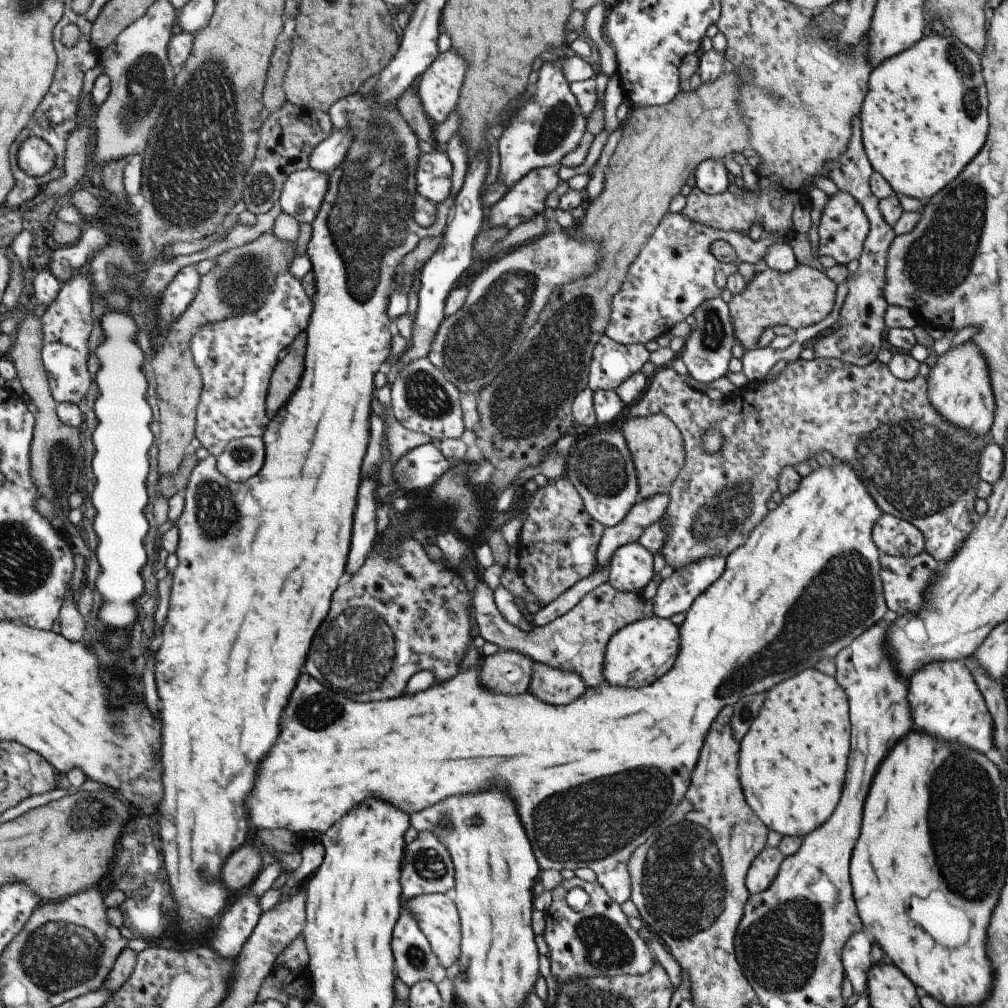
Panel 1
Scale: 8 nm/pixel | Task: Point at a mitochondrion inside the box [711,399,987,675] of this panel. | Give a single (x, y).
(918, 469)

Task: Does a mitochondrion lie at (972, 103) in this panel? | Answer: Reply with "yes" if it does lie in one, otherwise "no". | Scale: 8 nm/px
yes

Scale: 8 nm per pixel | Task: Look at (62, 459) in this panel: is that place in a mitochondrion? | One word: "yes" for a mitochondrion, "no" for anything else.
yes

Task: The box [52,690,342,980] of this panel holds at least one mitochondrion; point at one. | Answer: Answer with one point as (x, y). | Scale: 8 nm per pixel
(85, 815)

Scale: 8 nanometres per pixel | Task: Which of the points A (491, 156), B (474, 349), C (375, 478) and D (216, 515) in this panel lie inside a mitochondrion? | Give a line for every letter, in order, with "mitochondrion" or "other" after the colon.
A: other
B: mitochondrion
C: other
D: mitochondrion

